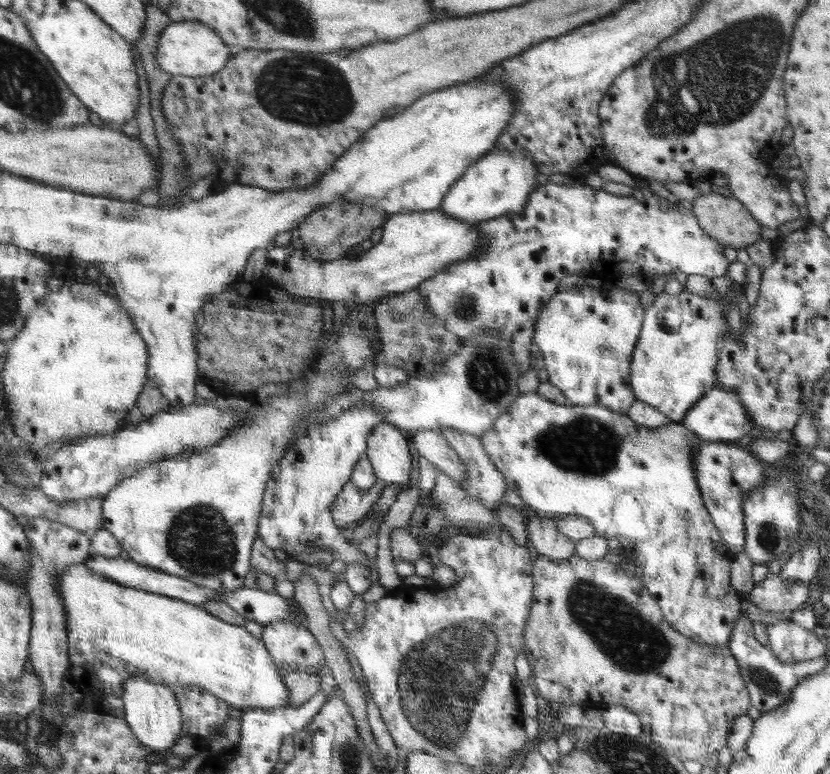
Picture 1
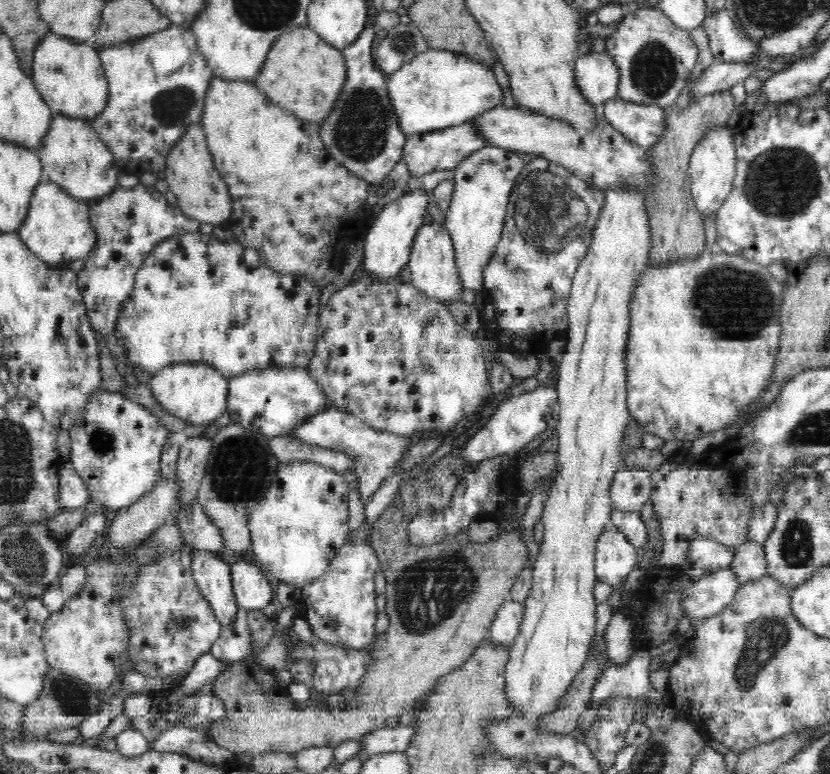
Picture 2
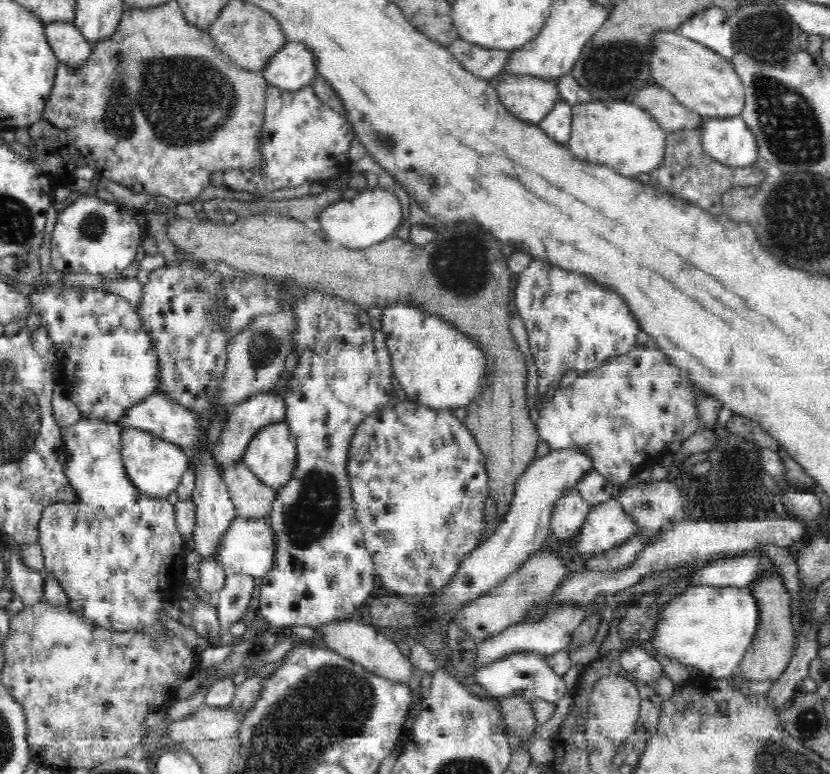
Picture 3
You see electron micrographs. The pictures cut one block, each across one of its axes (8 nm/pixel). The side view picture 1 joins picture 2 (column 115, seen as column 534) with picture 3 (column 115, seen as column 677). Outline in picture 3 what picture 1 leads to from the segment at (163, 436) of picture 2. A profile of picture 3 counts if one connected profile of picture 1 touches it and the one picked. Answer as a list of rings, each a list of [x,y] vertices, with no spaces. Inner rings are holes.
[[[80,419],[63,428],[67,448],[64,474],[76,493],[76,502],[60,501],[44,508],[39,522],[39,540],[43,552],[44,574],[56,577],[69,598],[69,609],[96,627],[116,632],[155,632],[163,635],[159,612],[164,602],[178,601],[184,581],[186,538],[174,524],[173,505],[164,497],[151,497],[134,486],[122,460],[122,427],[98,419]]]

